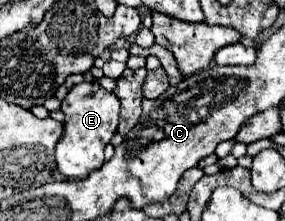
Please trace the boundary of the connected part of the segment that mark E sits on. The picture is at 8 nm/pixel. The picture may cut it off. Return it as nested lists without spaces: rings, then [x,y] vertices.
[[[79,83],[61,101],[61,111],[65,113],[65,133],[55,147],[57,167],[69,179],[85,179],[103,165],[103,149],[115,135],[119,123],[119,99],[97,83]]]

